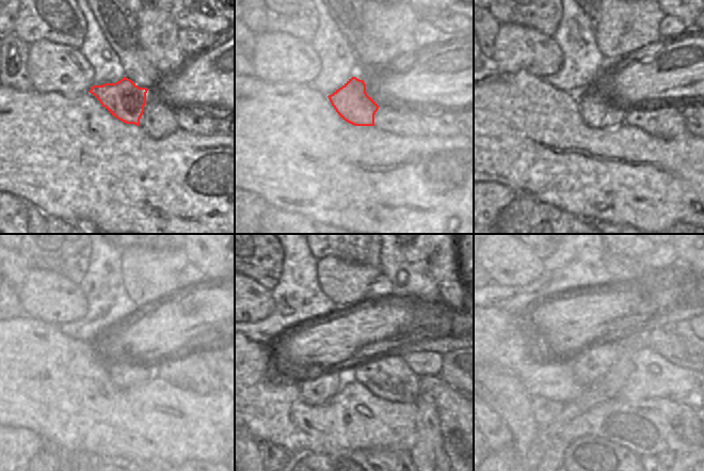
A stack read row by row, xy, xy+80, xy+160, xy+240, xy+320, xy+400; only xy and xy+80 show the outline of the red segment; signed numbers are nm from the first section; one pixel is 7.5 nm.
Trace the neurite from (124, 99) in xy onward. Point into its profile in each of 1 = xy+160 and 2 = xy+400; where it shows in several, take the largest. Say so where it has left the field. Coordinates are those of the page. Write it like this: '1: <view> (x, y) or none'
1: xy+160 (600, 115)
2: xy+400 (585, 378)

